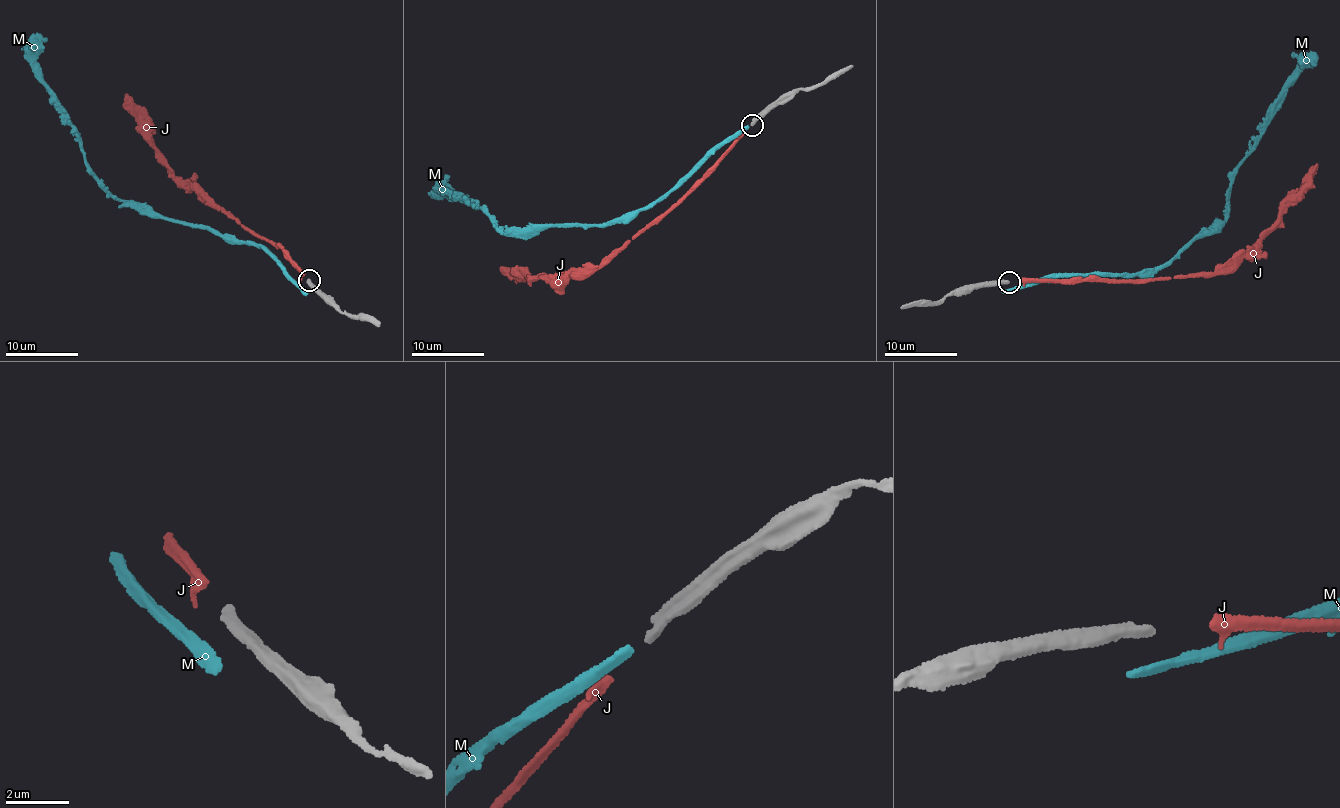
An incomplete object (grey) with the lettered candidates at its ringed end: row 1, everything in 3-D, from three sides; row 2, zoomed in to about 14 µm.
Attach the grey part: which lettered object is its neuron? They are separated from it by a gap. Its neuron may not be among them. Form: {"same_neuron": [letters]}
{"same_neuron": ["J"]}

